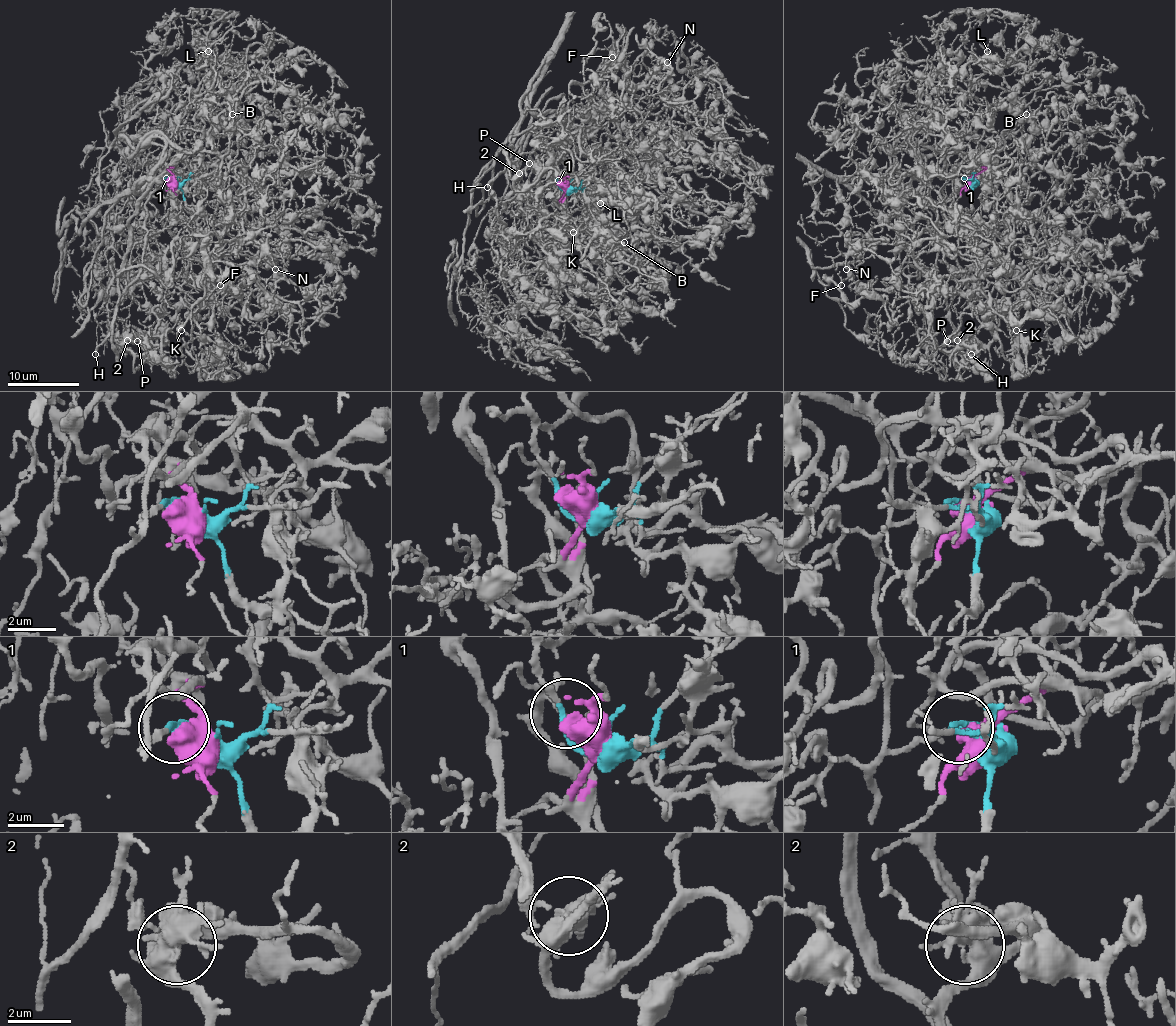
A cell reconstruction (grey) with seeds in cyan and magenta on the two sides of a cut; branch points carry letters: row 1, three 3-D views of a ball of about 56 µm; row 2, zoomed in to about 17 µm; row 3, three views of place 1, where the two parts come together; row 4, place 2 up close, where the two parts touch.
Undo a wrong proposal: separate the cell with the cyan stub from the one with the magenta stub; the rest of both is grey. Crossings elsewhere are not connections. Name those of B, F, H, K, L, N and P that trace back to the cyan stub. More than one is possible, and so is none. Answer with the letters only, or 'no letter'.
H

